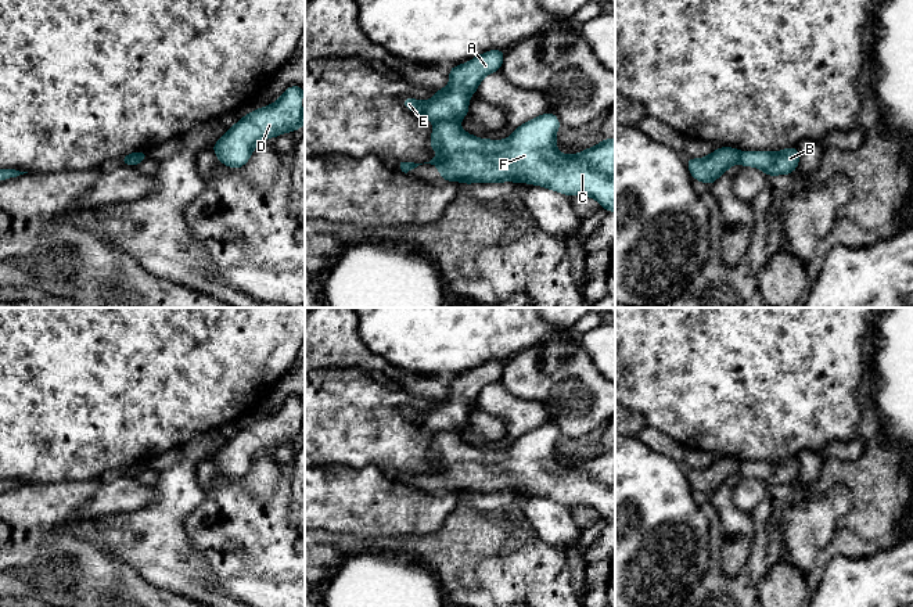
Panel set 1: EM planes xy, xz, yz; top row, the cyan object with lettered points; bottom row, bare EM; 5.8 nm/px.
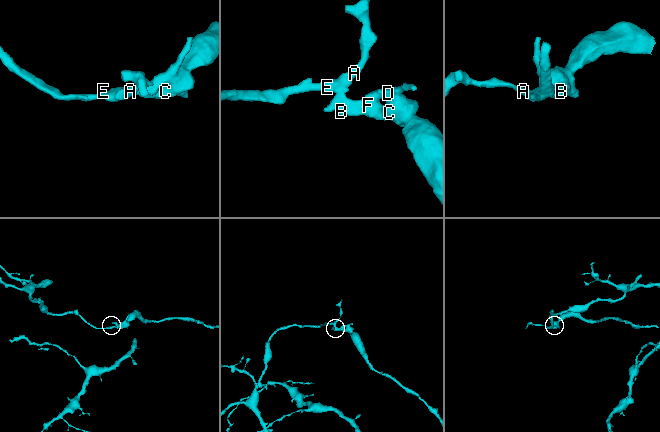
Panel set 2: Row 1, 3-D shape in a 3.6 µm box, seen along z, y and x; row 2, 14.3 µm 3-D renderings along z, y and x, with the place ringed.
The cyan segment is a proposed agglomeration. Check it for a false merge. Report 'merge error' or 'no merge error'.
merge error

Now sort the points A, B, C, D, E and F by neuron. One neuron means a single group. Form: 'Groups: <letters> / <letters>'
Groups: A E / B C D F

